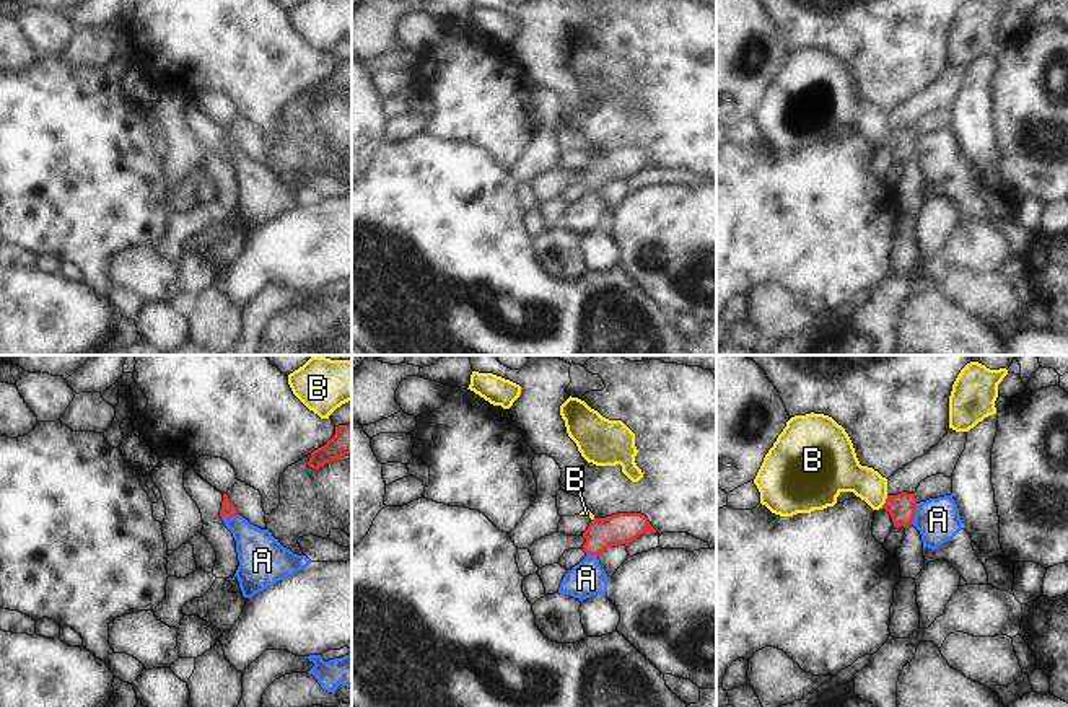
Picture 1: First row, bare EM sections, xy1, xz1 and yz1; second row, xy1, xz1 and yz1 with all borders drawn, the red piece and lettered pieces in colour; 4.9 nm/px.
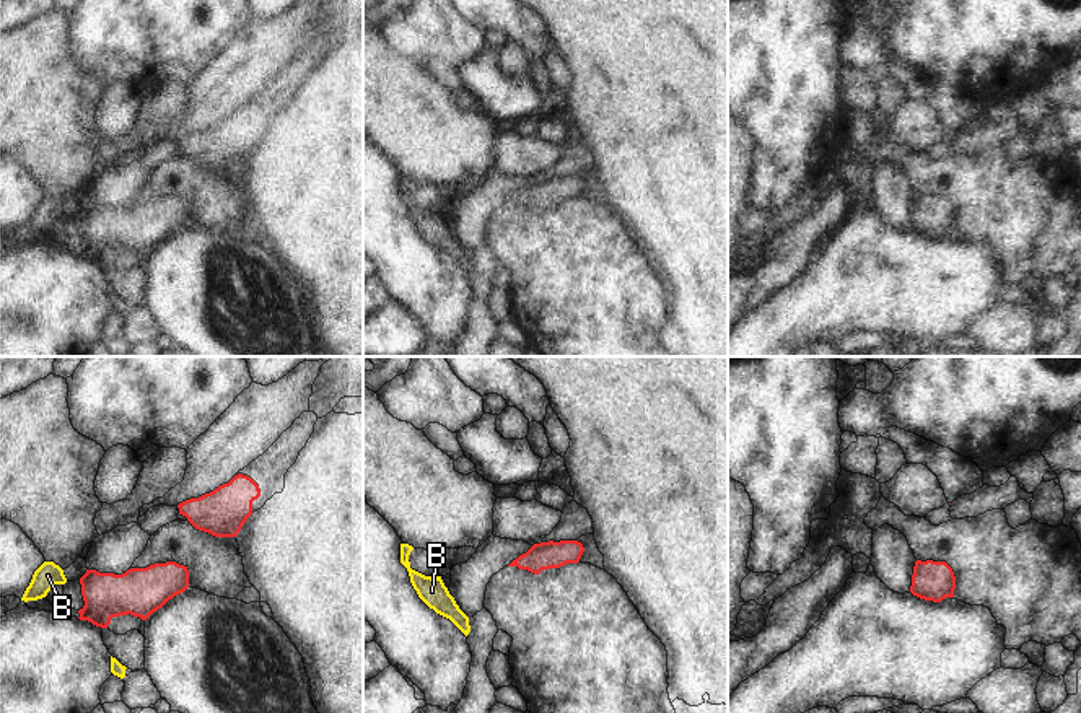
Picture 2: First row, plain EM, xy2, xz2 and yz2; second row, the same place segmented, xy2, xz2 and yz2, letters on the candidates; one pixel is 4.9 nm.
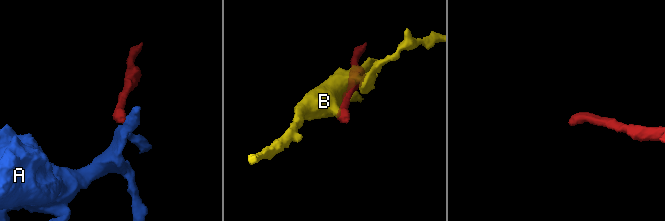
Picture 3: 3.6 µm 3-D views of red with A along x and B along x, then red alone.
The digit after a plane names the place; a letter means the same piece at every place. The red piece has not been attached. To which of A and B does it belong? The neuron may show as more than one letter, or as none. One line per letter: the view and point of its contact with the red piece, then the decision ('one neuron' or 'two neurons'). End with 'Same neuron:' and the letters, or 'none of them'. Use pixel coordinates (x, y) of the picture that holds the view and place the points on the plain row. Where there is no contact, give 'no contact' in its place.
A: yz1 (914, 149) | two neurons
B: yz1 (886, 137) | two neurons
Same neuron: none of them

